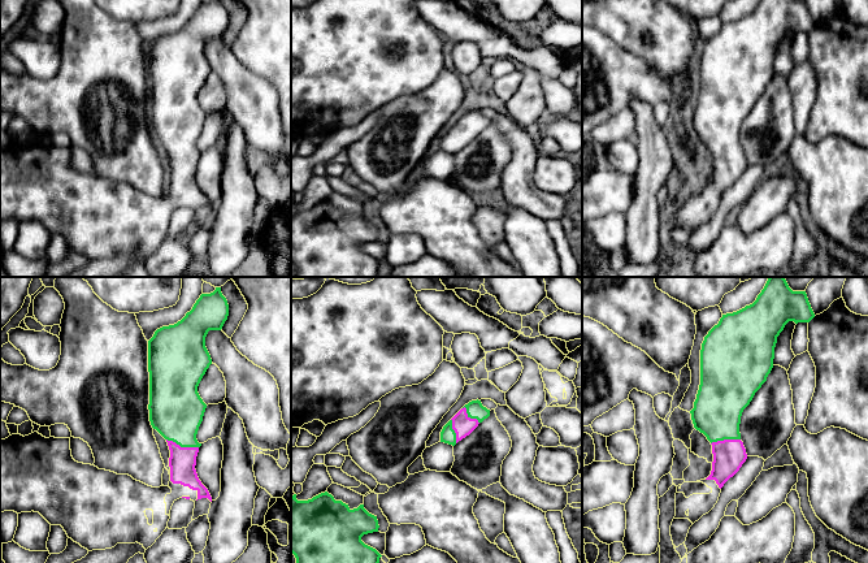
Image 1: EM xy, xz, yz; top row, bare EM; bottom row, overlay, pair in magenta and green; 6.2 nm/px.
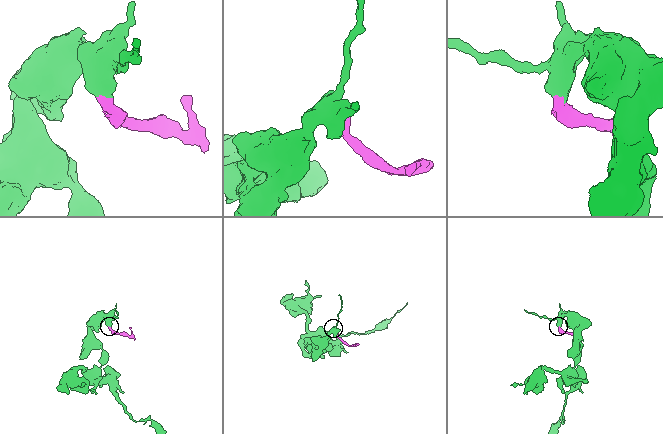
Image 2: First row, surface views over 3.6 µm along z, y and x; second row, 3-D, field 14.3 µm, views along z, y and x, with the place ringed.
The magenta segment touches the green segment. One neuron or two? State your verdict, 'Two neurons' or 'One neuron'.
One neuron

